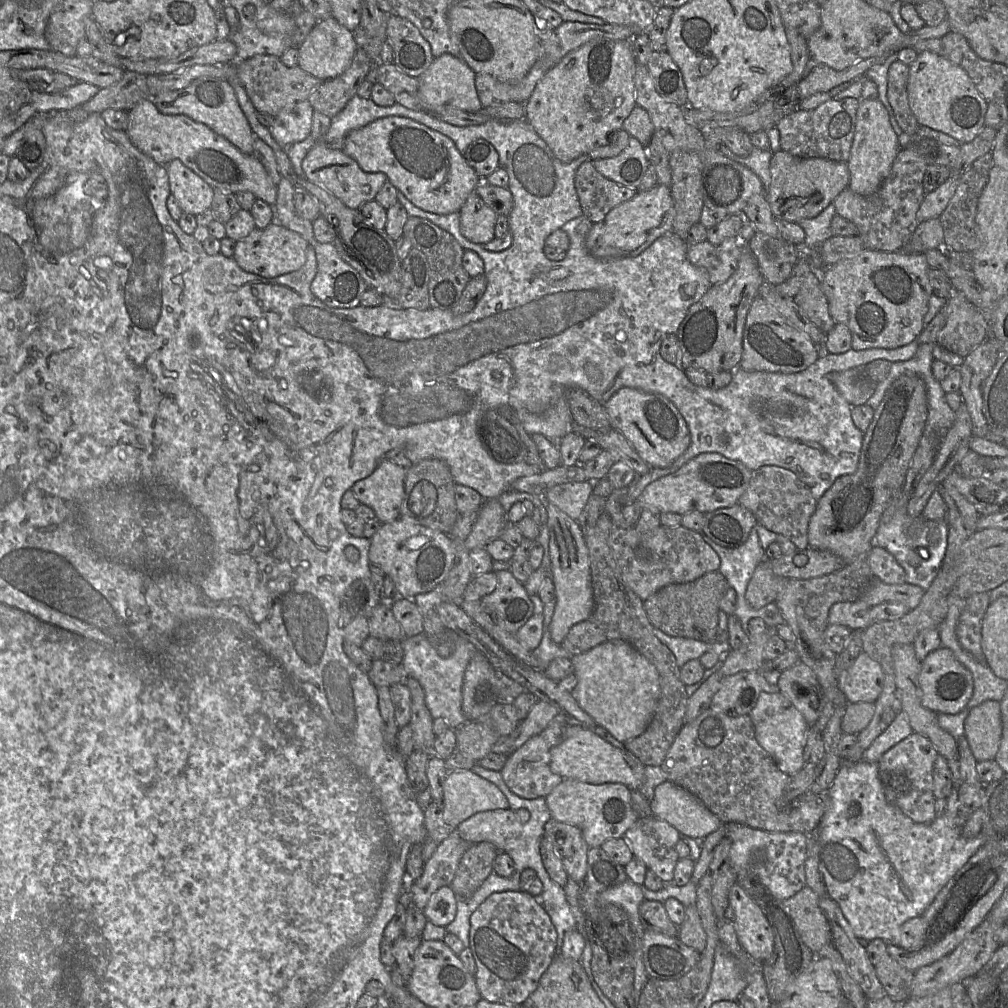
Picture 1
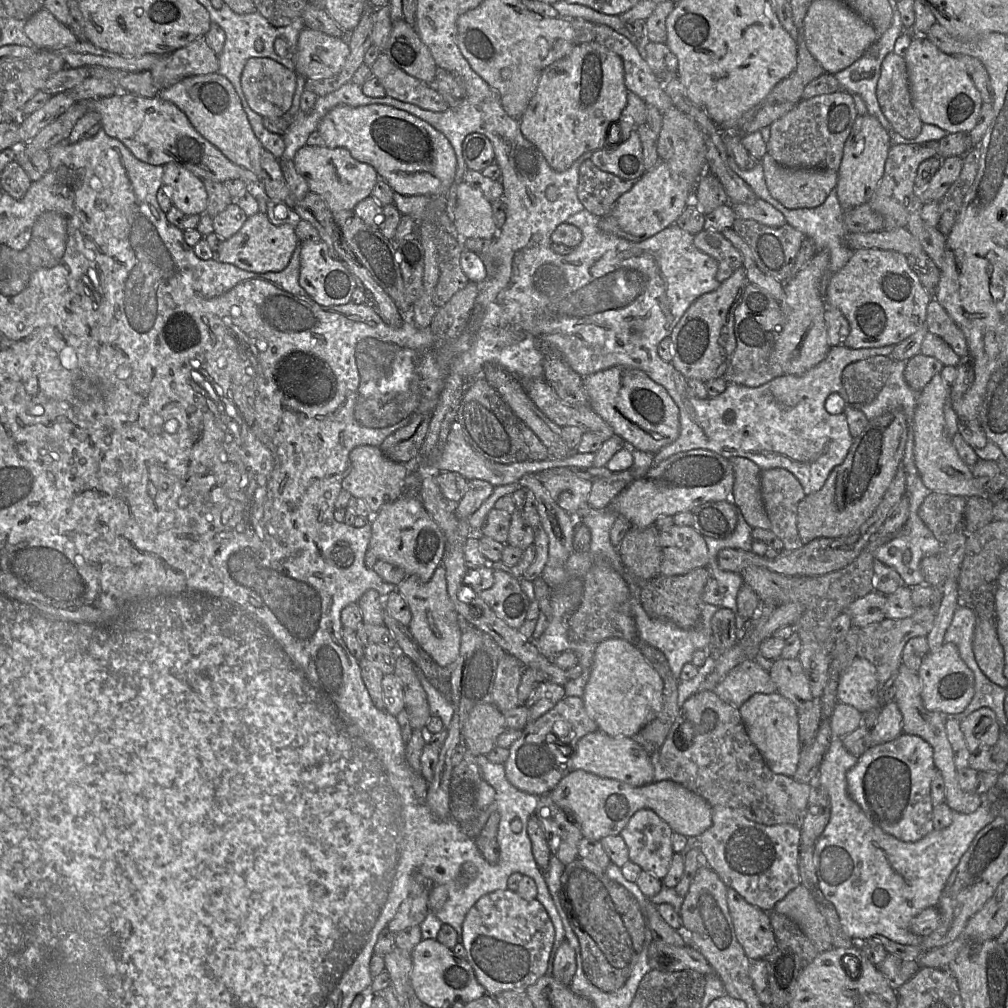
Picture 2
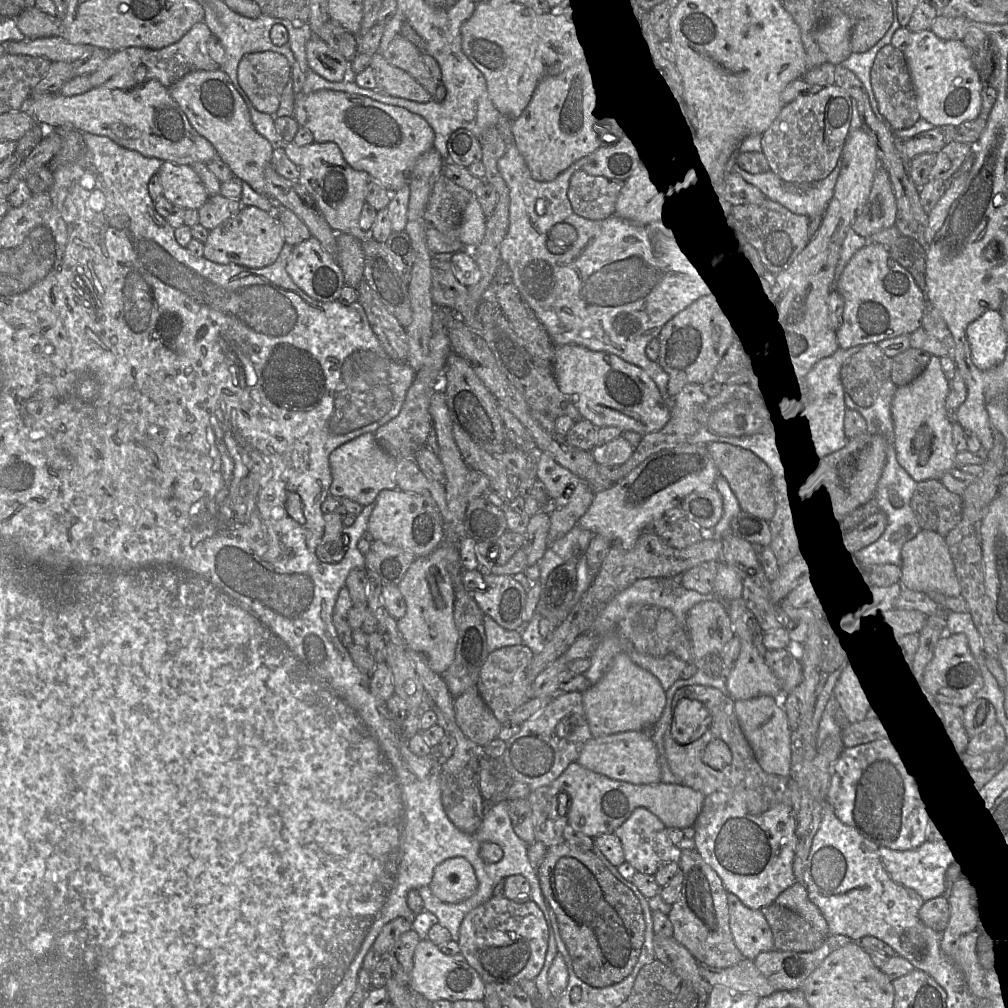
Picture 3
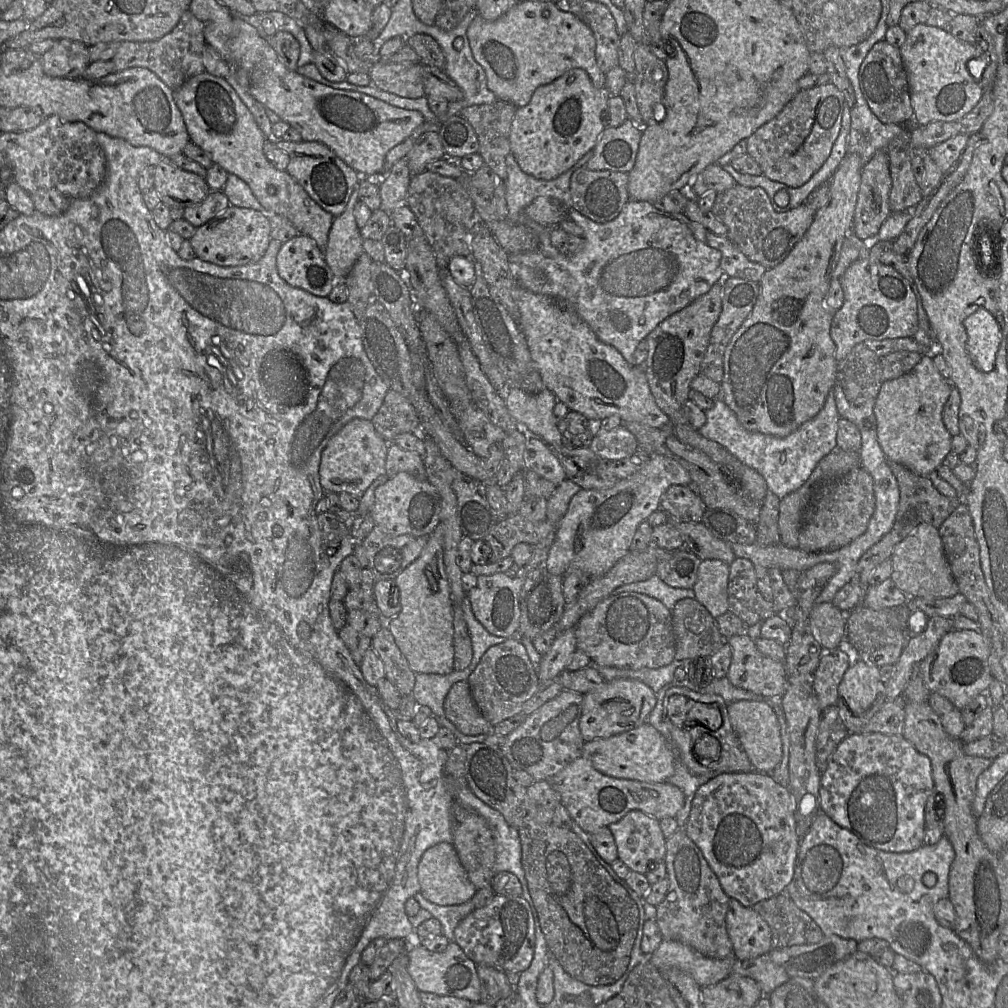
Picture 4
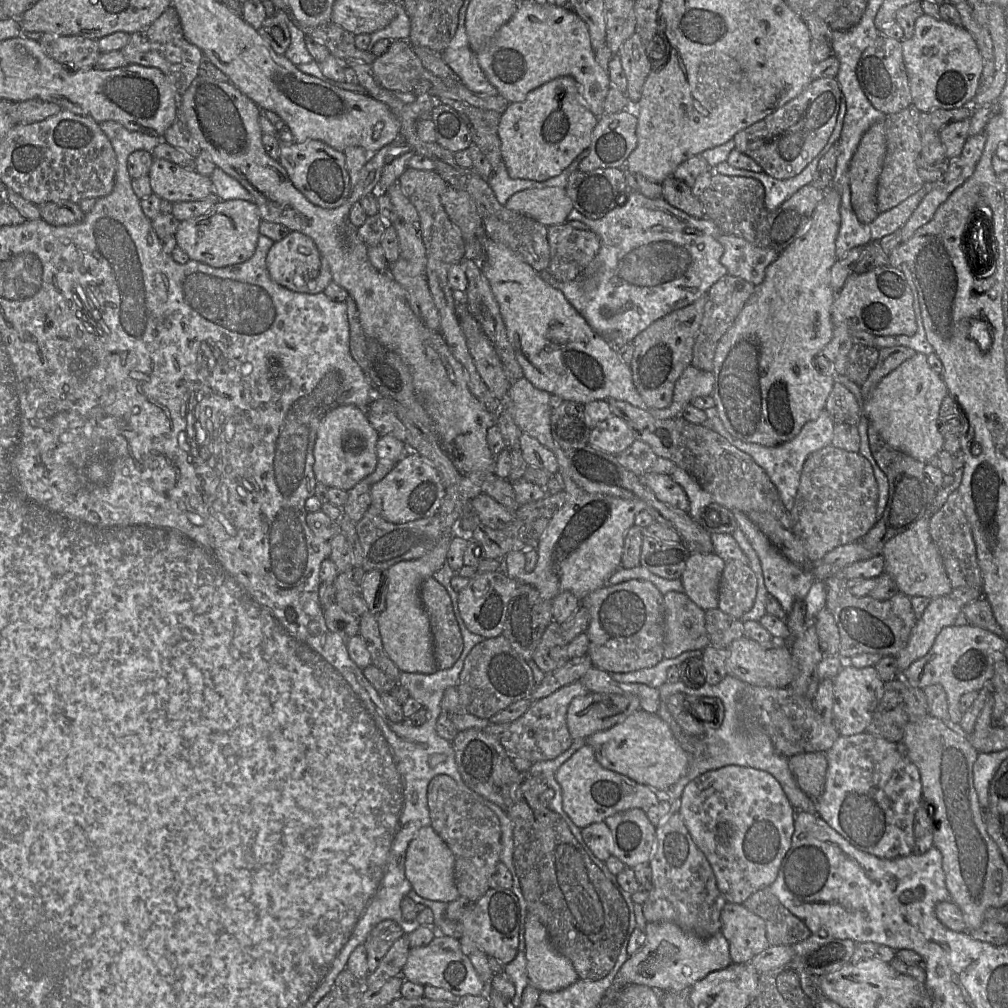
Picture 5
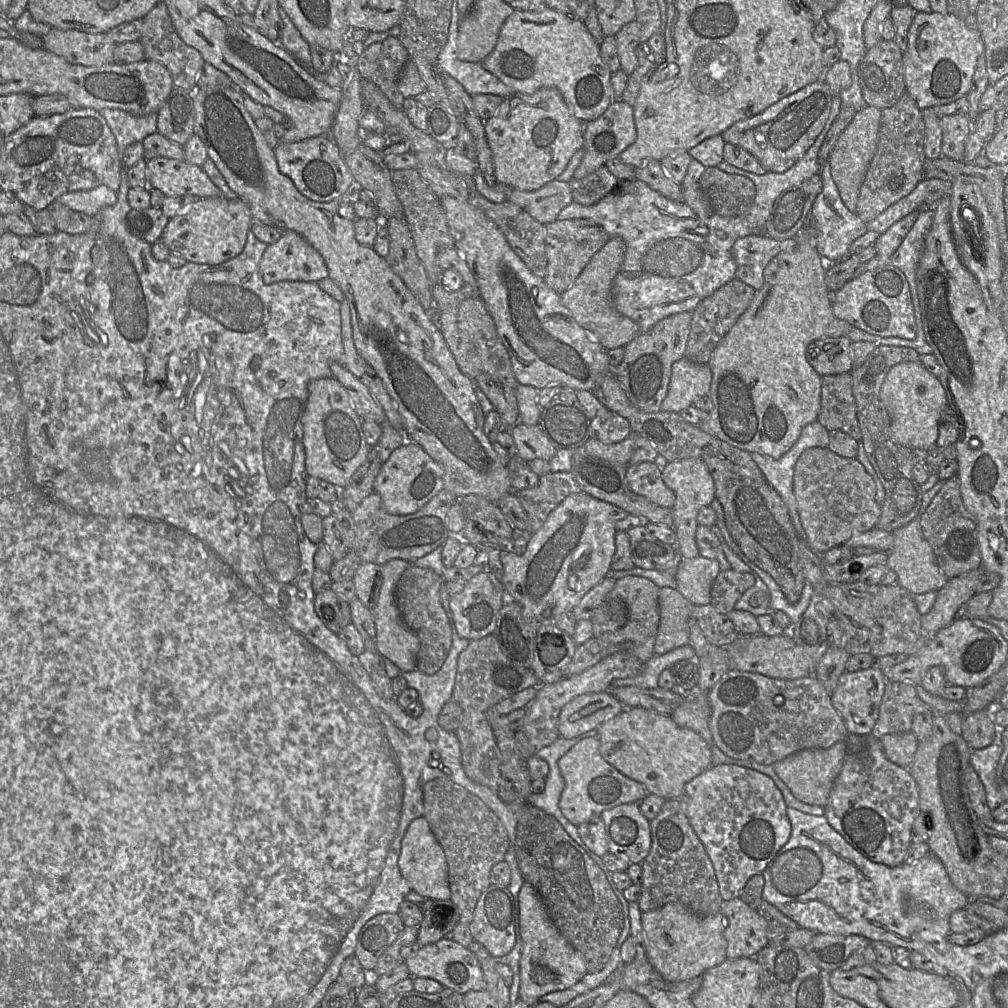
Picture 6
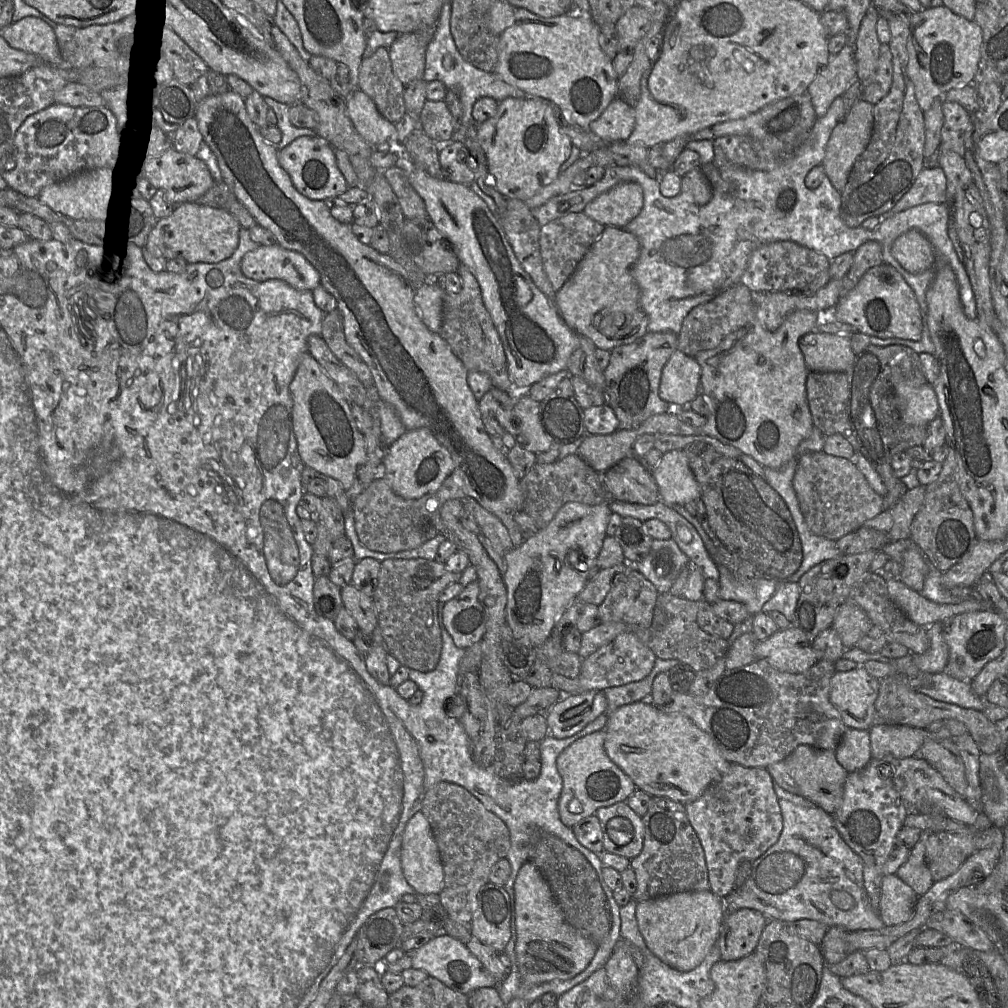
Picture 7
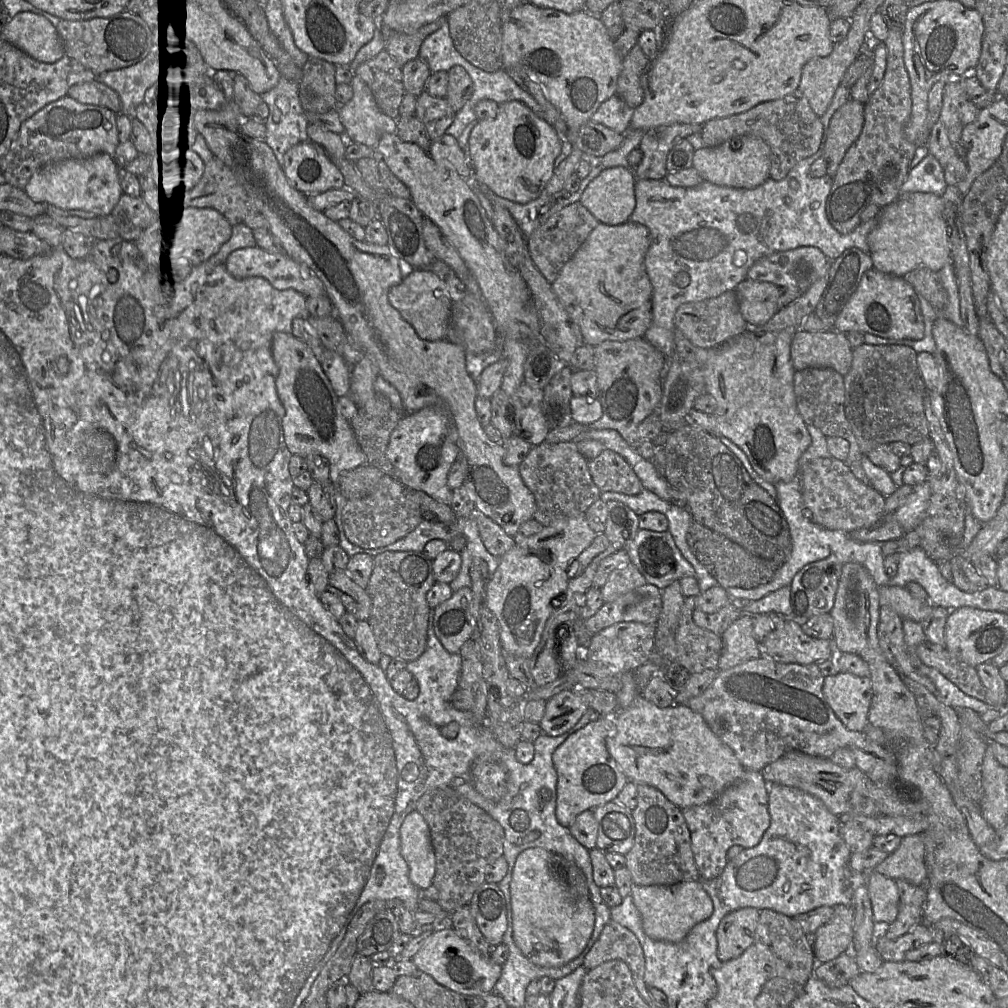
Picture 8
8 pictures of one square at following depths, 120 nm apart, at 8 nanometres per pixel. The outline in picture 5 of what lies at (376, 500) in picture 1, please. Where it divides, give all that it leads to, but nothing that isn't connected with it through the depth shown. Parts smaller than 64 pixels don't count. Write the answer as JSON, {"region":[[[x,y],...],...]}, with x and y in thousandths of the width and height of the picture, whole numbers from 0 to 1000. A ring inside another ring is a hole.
{"region":[[[338,402],[325,408],[316,421],[311,444],[311,468],[314,478],[342,487],[349,485],[372,466],[376,433],[366,420],[364,410],[357,404]]]}

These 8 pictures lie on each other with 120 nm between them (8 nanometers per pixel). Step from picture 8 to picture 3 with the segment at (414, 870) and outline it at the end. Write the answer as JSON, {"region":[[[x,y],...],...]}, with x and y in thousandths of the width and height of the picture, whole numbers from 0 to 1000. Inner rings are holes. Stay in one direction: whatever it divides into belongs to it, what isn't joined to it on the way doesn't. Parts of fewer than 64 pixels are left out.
{"region":[[[449,850],[433,859],[426,879],[430,888],[438,895],[454,896],[472,885],[474,873],[463,852]]]}

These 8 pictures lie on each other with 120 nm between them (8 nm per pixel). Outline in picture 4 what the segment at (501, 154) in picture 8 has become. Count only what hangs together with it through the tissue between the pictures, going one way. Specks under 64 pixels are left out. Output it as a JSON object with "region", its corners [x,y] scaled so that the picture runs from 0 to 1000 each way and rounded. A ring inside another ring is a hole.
{"region":[[[578,68],[564,69],[549,81],[532,87],[526,101],[512,108],[507,123],[506,152],[516,168],[532,178],[542,180],[549,179],[565,168],[581,152],[589,148],[600,127],[596,113],[602,107],[605,95],[601,86],[596,88],[589,86]]]}

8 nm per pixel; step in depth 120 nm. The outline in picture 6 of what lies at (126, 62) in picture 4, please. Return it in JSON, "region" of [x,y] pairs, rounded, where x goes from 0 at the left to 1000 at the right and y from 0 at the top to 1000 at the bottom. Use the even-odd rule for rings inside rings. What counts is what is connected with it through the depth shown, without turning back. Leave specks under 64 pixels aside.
{"region":[[[162,1],[158,2],[142,17],[142,27],[138,41],[143,49],[143,59],[162,63],[170,73],[174,86],[186,90],[194,89],[194,78],[203,61],[196,50],[184,44],[178,37]]]}

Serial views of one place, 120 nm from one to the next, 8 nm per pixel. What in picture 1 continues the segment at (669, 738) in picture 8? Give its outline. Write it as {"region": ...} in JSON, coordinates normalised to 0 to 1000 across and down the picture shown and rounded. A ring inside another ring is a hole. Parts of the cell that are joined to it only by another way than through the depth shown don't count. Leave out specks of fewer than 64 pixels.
{"region":[[[562,719],[558,735],[547,743],[546,763],[560,773],[583,778],[617,777],[625,784],[634,784],[640,774],[640,759],[626,746],[614,743],[576,720]]]}

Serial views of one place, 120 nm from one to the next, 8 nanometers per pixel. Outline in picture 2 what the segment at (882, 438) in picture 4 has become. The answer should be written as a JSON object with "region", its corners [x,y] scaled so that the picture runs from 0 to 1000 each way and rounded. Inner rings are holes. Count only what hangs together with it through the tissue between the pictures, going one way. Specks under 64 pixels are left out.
{"region":[[[929,371],[912,389],[909,404],[903,418],[907,436],[906,454],[915,478],[923,487],[954,492],[982,493],[986,488],[979,488],[967,481],[967,472],[963,464],[951,453],[943,435],[940,433],[937,404],[941,399],[942,384],[934,371]]]}

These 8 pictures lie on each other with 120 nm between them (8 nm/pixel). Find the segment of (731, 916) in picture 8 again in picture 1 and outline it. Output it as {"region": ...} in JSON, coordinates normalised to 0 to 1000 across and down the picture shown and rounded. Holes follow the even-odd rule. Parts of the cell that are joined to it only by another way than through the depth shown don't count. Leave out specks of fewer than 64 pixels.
{"region":[[[731,875],[724,881],[722,893],[728,905],[728,919],[733,936],[746,952],[756,955],[765,948],[768,941],[768,928],[760,909]]]}

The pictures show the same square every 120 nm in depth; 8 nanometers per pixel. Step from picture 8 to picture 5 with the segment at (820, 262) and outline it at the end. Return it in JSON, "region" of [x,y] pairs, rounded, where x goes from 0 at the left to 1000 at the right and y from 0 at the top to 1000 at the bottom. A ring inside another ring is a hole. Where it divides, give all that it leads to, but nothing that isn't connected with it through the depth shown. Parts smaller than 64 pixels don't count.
{"region":[[[716,231],[713,240],[718,245],[715,261],[725,274],[734,275],[747,283],[754,283],[760,266],[773,254],[765,246],[750,244],[738,236]]]}

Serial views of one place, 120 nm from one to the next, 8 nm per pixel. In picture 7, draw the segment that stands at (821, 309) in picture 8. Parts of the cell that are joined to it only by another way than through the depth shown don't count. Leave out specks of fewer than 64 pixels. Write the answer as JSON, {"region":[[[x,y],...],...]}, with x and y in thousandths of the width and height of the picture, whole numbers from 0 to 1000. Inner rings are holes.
{"region":[[[861,239],[854,243],[846,251],[846,261],[834,277],[833,295],[847,287],[862,267],[876,261],[876,245],[872,240]]]}

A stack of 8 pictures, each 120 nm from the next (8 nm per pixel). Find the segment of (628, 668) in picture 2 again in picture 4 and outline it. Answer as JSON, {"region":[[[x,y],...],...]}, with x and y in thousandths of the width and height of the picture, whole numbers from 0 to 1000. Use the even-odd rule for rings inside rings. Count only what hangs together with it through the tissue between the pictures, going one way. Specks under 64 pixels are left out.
{"region":[[[609,674],[580,688],[576,699],[574,722],[580,735],[601,732],[627,724],[643,715],[652,696],[651,688],[631,674]]]}

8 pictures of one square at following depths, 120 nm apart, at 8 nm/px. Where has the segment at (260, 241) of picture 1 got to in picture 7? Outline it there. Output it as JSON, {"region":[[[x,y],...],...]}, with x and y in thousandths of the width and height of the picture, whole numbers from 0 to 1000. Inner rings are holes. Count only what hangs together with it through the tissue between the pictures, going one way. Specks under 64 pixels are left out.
{"region":[[[182,200],[168,214],[157,217],[142,246],[166,258],[180,255],[186,261],[215,261],[228,255],[234,248],[238,225],[236,218],[221,206]]]}

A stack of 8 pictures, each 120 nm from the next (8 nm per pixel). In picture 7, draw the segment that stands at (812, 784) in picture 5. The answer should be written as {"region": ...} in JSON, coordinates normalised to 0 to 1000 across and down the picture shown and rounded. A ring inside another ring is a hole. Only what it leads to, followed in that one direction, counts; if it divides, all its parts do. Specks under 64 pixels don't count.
{"region":[[[793,739],[779,753],[761,760],[766,773],[780,785],[800,792],[823,809],[832,802],[840,765],[830,756],[828,744],[812,743],[803,739]]]}

